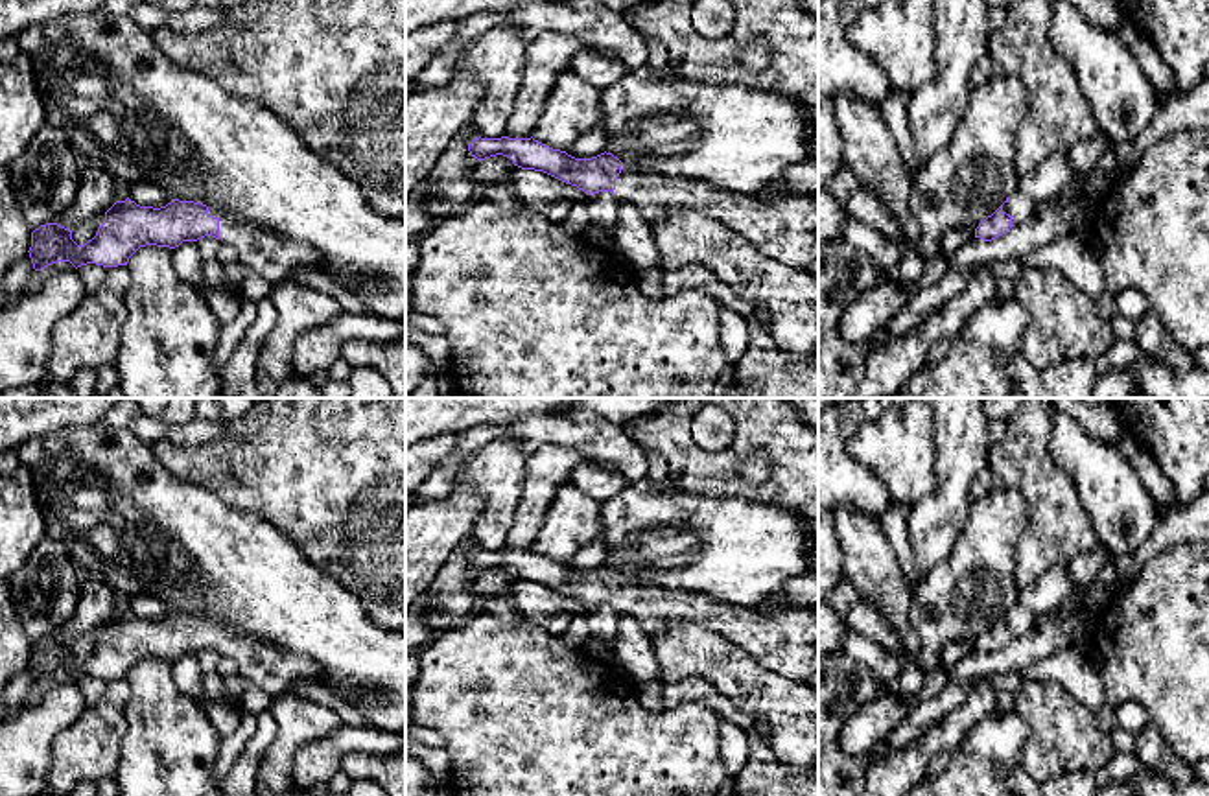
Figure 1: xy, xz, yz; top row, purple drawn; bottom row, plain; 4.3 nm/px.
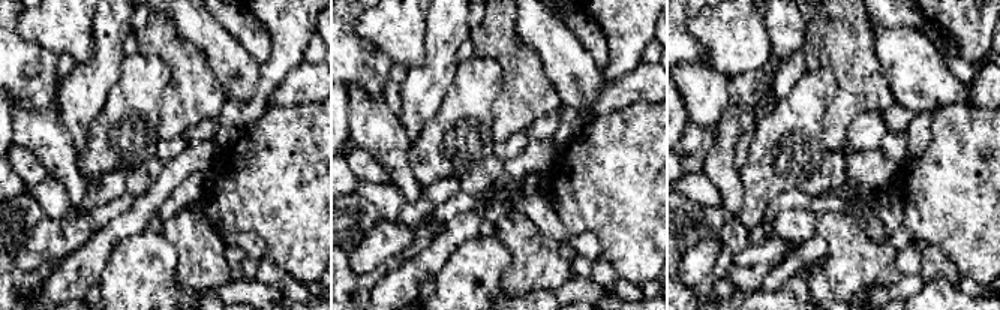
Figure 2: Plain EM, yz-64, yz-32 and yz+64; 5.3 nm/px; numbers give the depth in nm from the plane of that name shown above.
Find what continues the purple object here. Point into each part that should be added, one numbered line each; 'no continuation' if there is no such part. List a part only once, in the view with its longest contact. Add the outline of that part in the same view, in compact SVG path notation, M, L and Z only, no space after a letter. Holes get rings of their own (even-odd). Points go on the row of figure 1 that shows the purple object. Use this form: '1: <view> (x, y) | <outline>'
1: xy (275, 258) | M208 208L219 219L219 241L238 251L238 260L269 284L291 280L299 271L324 271L310 245L282 238L271 228Z

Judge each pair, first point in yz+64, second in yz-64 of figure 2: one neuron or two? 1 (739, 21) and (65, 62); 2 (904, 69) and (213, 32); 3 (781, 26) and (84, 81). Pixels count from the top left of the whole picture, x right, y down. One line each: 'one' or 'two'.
1: two
2: one
3: one

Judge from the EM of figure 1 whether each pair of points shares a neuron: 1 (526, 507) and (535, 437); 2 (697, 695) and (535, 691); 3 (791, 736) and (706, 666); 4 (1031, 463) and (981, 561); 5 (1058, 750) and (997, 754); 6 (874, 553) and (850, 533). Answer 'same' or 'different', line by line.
1: different
2: different
3: same
4: different
5: different
6: same

